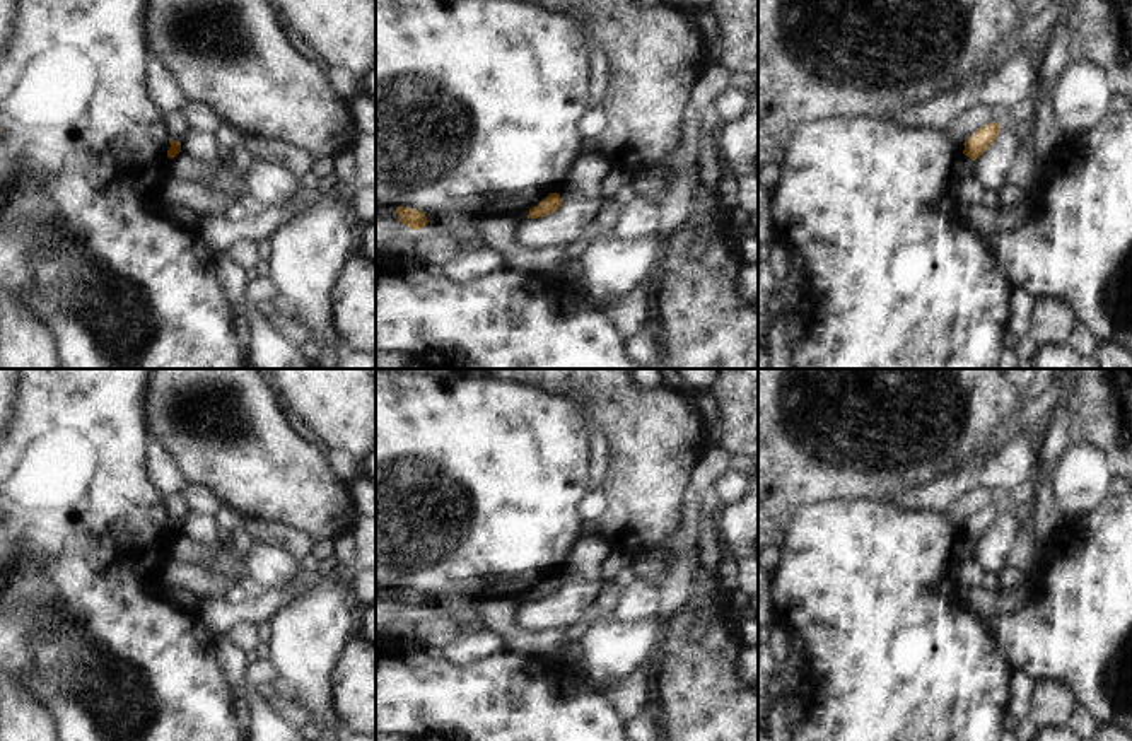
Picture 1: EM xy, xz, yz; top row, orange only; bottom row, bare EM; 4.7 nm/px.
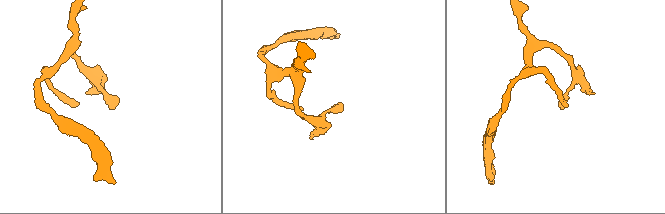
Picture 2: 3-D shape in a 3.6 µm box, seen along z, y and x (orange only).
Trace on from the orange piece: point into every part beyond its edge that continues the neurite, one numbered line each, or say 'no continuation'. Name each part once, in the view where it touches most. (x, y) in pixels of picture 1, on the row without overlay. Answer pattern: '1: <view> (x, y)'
no continuation

